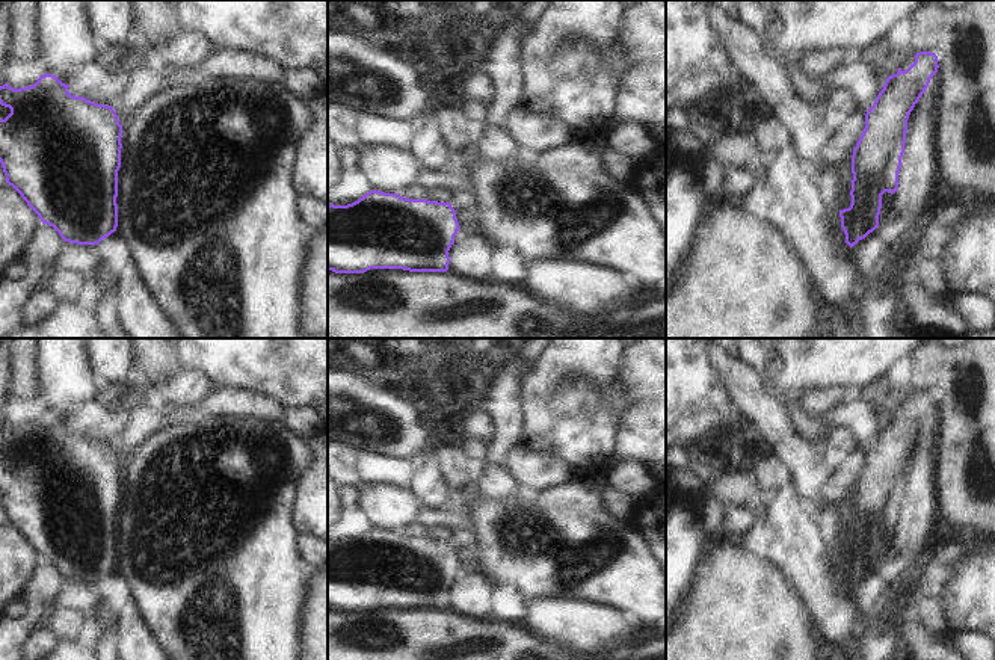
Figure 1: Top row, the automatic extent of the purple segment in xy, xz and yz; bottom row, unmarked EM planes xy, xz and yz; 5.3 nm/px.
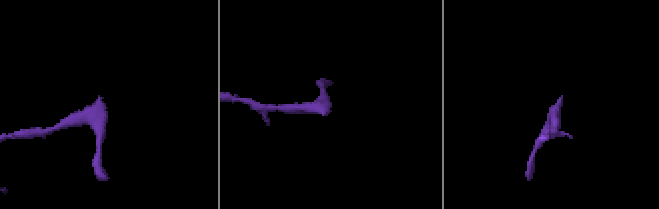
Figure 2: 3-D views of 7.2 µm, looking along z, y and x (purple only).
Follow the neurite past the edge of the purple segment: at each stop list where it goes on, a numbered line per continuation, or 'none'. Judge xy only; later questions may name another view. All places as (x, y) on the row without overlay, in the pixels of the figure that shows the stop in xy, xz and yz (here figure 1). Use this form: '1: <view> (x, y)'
none

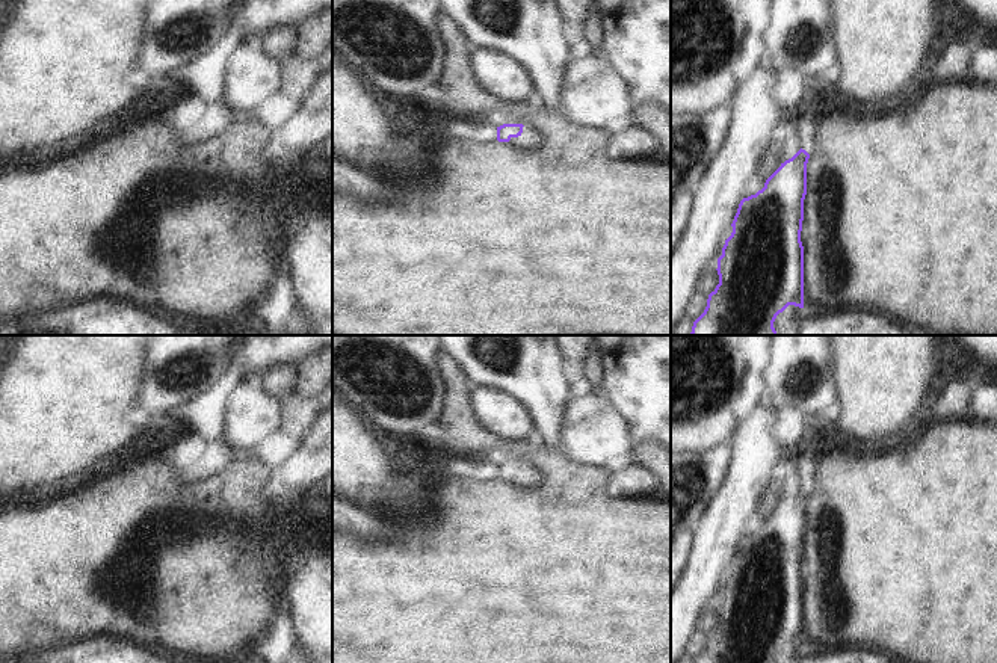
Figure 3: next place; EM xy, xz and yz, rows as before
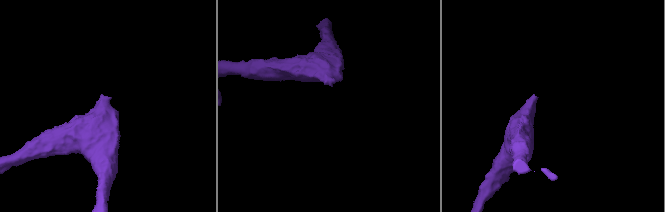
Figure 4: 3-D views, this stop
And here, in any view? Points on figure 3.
1: xz (529, 477)

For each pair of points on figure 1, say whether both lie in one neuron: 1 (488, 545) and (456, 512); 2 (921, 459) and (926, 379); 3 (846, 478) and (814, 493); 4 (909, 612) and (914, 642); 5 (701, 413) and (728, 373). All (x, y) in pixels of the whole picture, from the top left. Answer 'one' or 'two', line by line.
1: two
2: two
3: two
4: one
5: two

